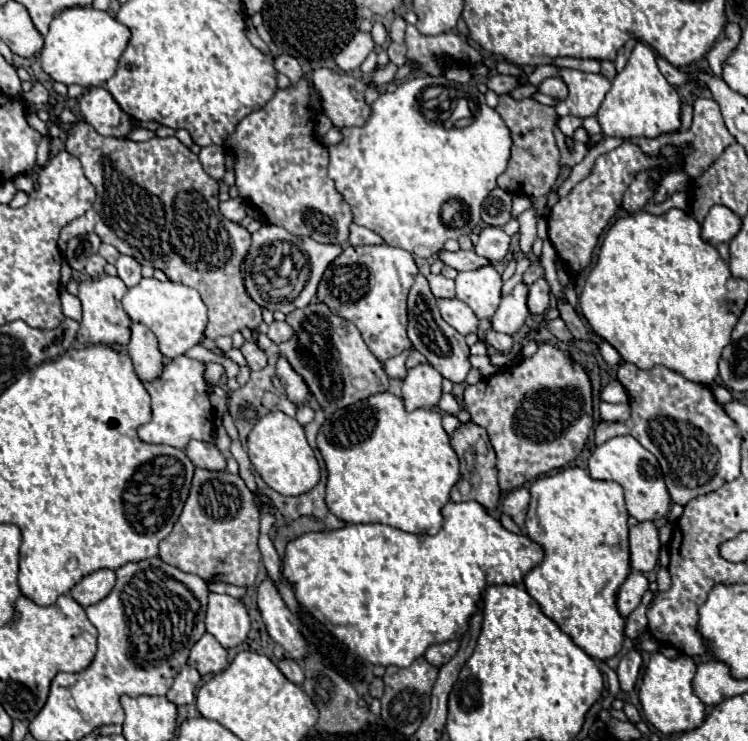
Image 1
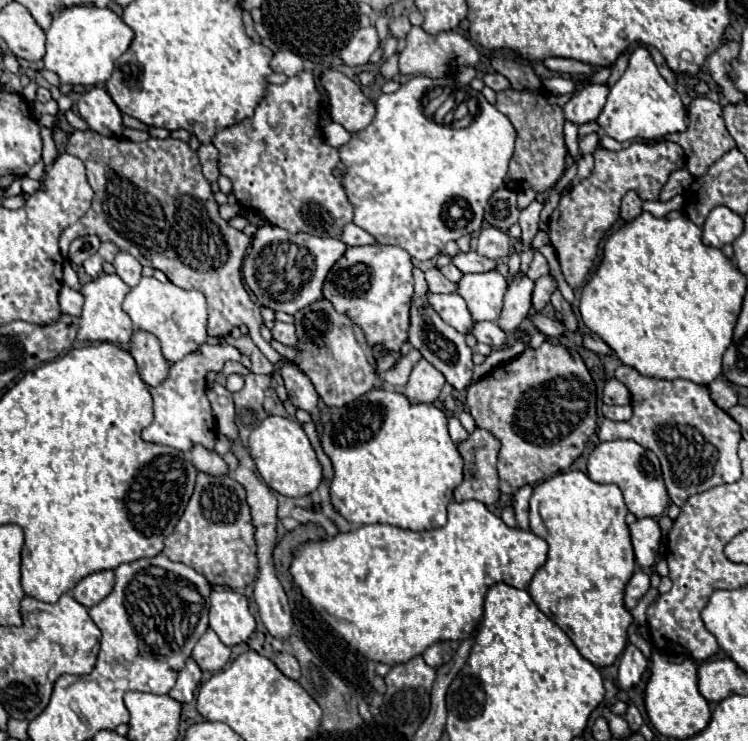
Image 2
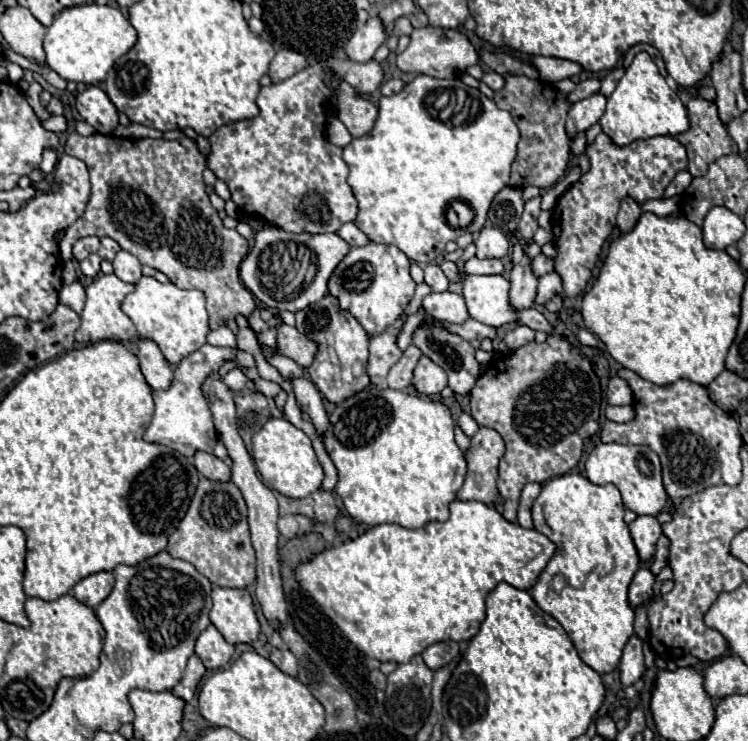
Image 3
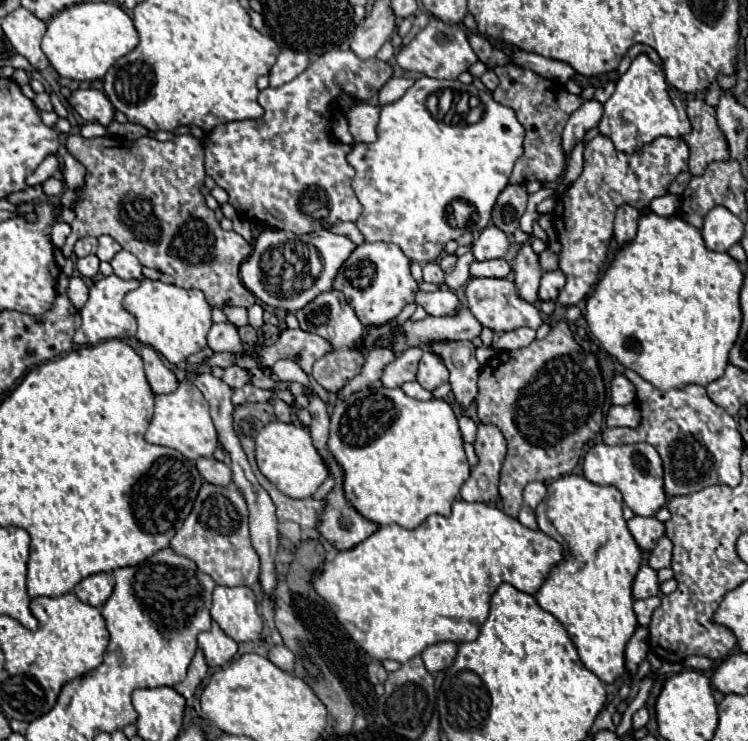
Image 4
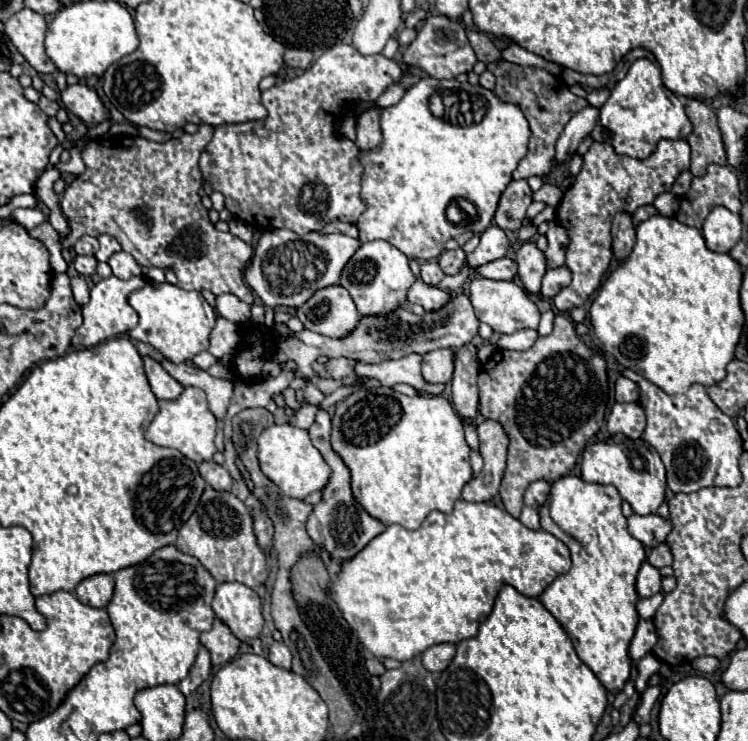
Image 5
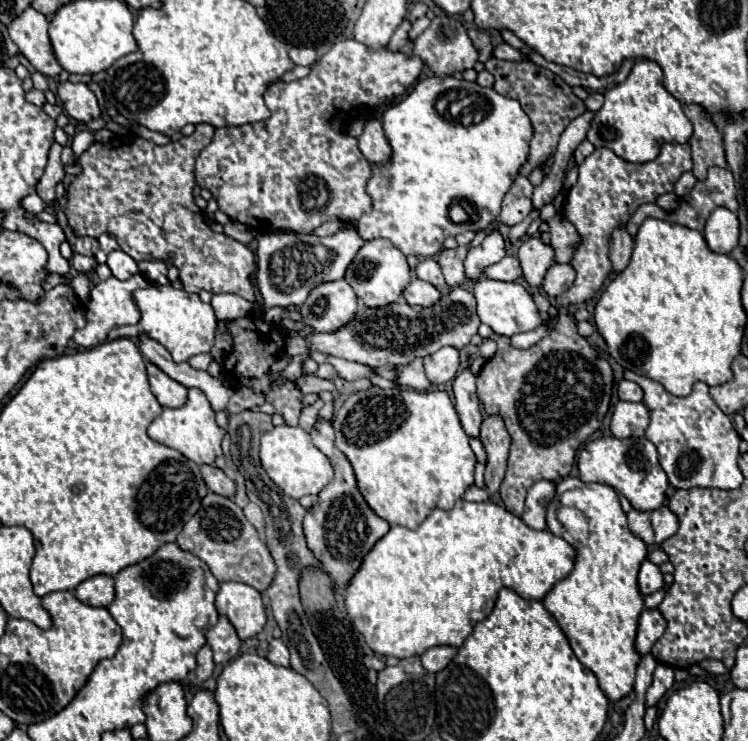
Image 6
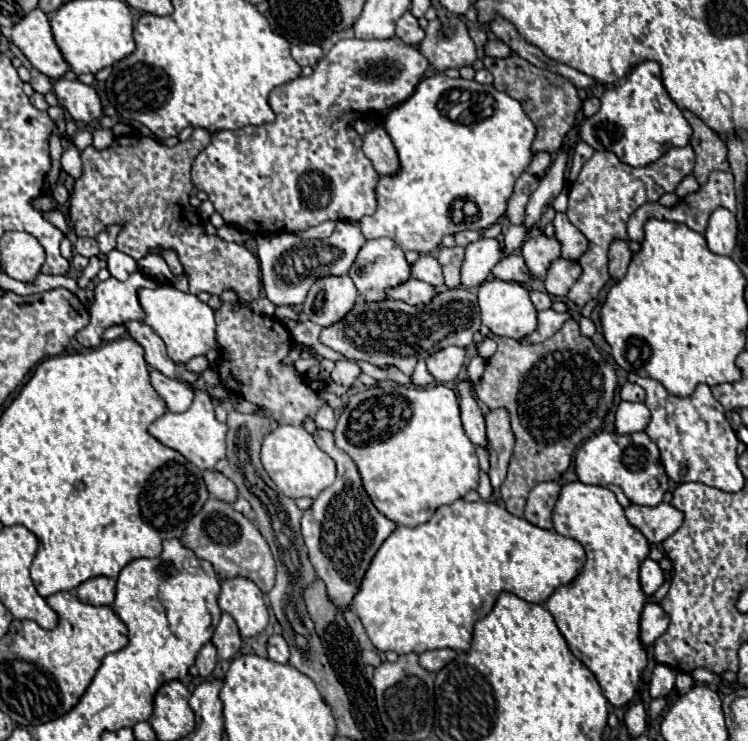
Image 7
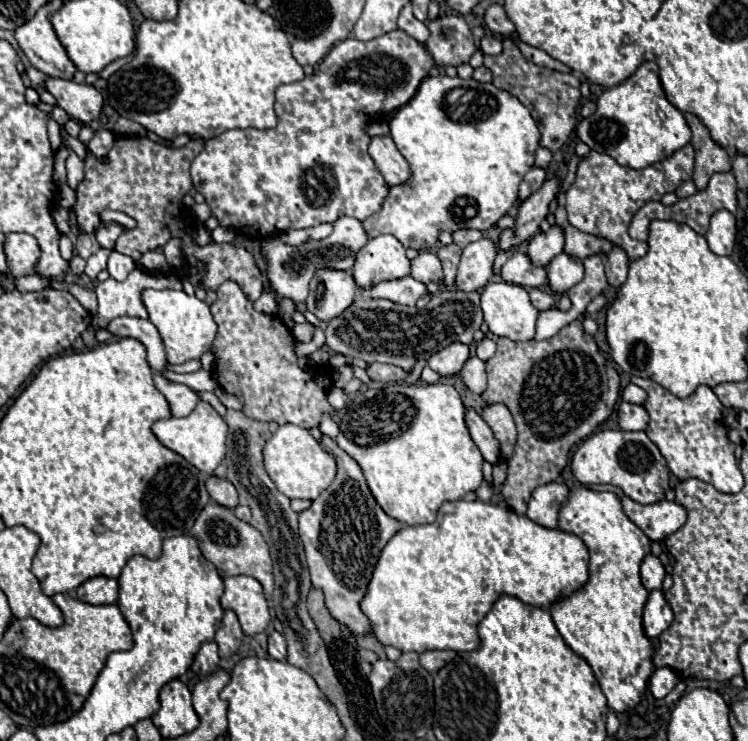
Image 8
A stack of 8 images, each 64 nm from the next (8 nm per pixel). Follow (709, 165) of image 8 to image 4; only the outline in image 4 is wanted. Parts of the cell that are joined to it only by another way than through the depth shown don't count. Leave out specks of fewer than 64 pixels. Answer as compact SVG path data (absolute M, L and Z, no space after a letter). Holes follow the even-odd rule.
M692 98L686 104L692 132L682 136L690 148L690 174L704 174L706 166L716 160L728 160L728 144L716 124L716 110L702 98Z

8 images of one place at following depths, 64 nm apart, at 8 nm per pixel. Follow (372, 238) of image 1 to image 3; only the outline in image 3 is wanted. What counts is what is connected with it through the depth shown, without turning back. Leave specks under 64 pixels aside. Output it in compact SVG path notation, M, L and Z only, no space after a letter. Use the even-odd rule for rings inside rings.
M346 222L346 224L338 230L338 234L340 234L350 246L364 246L364 244L370 242L370 240L366 238L366 234L356 228L354 222Z

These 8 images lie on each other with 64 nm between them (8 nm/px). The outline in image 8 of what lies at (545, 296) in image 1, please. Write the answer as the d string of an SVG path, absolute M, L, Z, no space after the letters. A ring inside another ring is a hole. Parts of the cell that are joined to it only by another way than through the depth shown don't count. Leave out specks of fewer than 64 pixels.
M558 254L552 258L552 262L546 268L548 272L548 284L554 292L566 292L570 290L576 282L584 278L584 264L578 258L572 258L570 254Z

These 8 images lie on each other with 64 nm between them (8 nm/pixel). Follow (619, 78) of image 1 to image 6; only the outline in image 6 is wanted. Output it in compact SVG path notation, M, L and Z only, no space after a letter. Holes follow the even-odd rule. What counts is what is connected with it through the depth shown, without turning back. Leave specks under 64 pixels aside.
M638 60L630 76L604 94L604 106L594 114L586 140L596 148L608 146L616 156L628 162L644 164L660 154L664 142L686 144L690 136L692 124L682 112L680 102L664 88L662 68L652 60Z

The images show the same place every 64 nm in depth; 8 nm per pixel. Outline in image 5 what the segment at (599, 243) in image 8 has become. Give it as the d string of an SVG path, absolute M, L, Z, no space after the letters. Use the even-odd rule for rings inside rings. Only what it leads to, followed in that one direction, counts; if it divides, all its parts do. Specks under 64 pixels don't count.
M556 222L548 224L548 248L546 248L546 258L548 258L548 268L556 268L564 264L564 254L568 246L568 230Z

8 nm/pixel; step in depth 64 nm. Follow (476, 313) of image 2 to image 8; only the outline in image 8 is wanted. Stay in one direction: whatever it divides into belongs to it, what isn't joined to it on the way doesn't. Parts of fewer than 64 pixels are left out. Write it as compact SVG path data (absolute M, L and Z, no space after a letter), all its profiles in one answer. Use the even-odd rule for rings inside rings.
M490 282L482 290L482 312L494 336L510 340L532 340L538 310L532 306L528 292L518 284Z

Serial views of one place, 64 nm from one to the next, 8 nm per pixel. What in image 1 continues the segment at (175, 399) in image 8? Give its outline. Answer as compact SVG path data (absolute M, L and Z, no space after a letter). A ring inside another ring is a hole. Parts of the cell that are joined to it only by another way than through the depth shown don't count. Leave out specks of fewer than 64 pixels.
M132 324L132 338L128 342L128 356L134 362L134 370L142 382L152 382L164 368L162 354L158 350L156 336L142 324Z

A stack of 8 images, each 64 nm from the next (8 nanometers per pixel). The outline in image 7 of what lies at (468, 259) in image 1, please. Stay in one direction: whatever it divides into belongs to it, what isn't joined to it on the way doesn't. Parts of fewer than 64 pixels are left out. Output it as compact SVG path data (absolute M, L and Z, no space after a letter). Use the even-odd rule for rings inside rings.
M512 254L504 260L500 260L494 268L492 268L492 274L498 278L498 280L506 280L506 282L518 282L518 284L526 284L532 280L532 276L528 274L528 268L526 268L526 262L520 254Z

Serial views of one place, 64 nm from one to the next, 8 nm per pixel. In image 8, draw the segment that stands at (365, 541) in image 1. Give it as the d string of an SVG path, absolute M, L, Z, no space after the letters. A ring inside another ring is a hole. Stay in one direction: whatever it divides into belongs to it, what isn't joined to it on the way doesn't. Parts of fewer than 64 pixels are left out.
M456 500L456 502L446 502L442 504L438 518L434 524L424 524L424 526L406 526L400 532L394 534L394 538L384 546L378 566L372 574L372 580L368 584L368 594L362 600L362 612L372 620L374 624L374 636L384 644L384 646L396 646L402 652L426 652L426 650L454 650L454 652L472 652L480 646L480 636L478 636L478 624L482 622L482 618L488 614L488 610L492 608L492 604L500 598L500 596L516 596L518 600L522 600L524 604L530 606L540 606L540 608L548 608L554 602L558 602L560 598L568 598L572 596L576 590L580 590L584 584L588 582L588 548L584 546L584 542L580 538L576 538L576 534L568 534L562 530L552 530L552 528L544 528L536 522L532 522L526 516L518 516L516 512L508 510L508 507L490 502L464 502L464 500Z

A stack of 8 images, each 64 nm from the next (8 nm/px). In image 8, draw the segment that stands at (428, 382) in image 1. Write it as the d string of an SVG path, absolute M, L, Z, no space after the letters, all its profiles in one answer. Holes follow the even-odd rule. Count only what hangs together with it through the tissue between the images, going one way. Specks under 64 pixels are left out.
M454 342L450 346L446 346L444 350L436 352L430 360L428 360L428 366L438 372L440 376L452 376L456 374L464 362L468 360L470 356L470 344L462 344L462 342Z

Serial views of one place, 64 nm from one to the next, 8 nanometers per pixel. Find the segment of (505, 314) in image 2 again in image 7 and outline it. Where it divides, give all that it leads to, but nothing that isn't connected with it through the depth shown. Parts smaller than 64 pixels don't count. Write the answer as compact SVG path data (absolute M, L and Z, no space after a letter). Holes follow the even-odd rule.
M528 236L522 244L522 256L534 278L542 278L548 266L560 256L560 242L556 236Z

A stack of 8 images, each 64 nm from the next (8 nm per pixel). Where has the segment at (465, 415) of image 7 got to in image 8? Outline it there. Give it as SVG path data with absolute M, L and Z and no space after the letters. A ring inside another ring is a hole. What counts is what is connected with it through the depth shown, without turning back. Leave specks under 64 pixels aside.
M466 410L466 424L468 424L470 436L472 436L474 444L478 444L478 450L482 452L484 460L490 464L502 462L500 442L496 442L496 436L492 434L490 426L480 418L480 414L476 414L474 410Z

